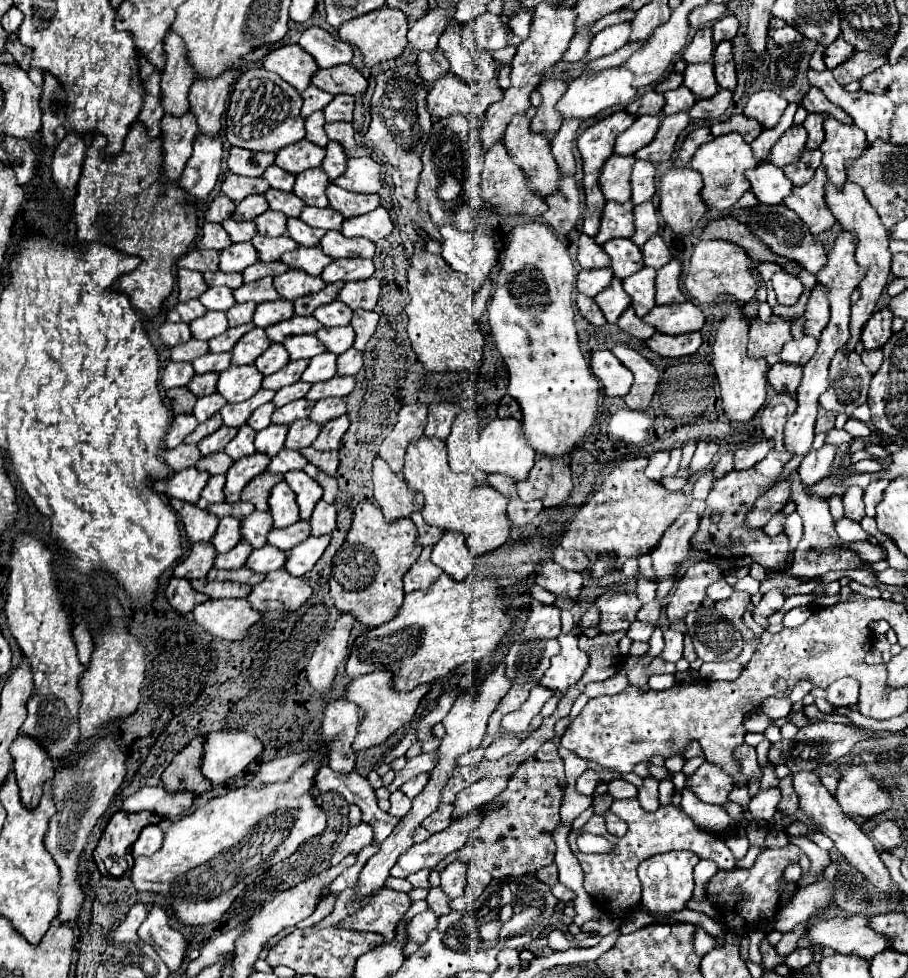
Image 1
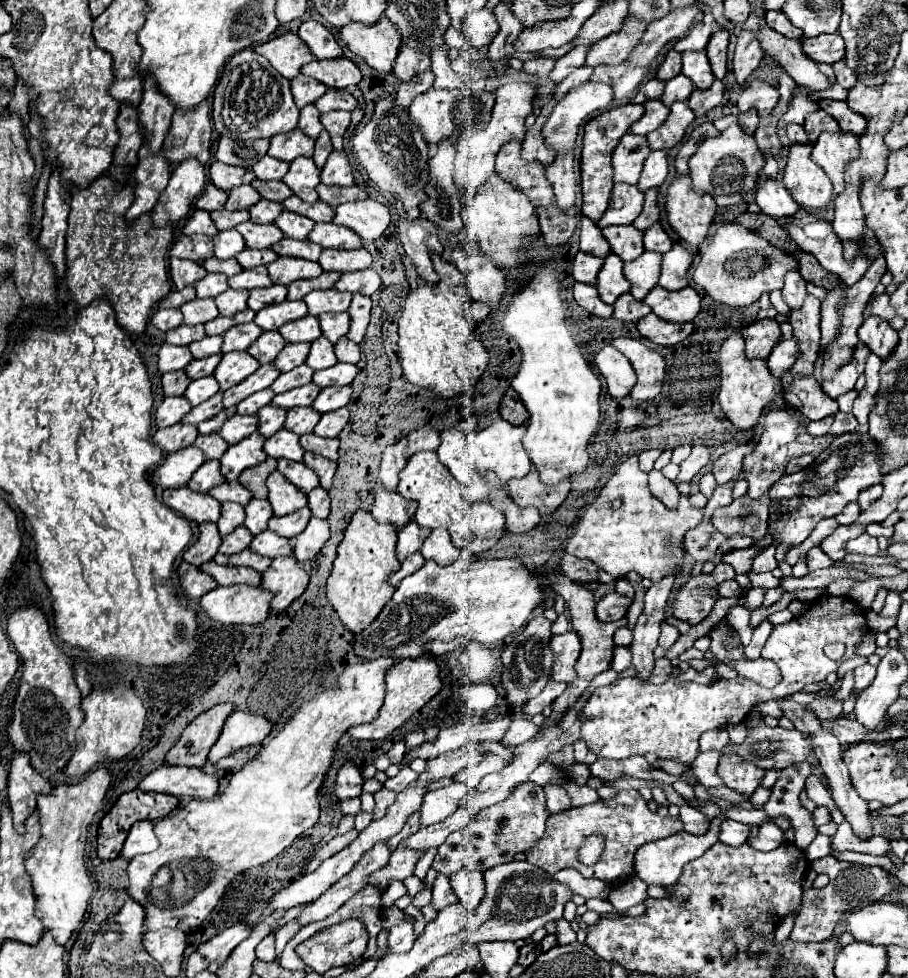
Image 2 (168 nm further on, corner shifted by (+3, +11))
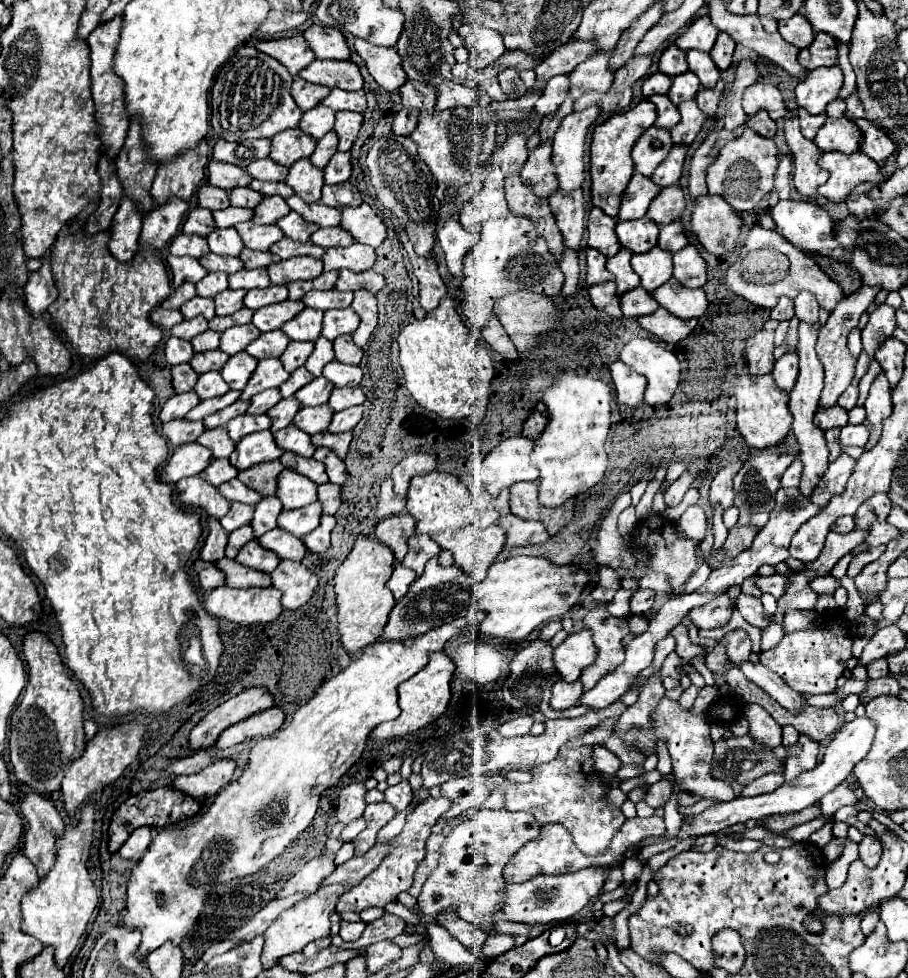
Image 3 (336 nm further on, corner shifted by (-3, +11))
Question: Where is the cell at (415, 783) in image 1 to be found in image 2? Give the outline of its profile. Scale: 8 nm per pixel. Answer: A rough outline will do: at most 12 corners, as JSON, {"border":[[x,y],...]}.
{"border":[[406,766],[384,786],[402,792],[410,782],[418,780],[418,774]]}

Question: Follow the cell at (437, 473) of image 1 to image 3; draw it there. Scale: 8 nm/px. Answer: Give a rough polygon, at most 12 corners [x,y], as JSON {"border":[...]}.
{"border":[[456,476],[412,478],[416,534],[452,552],[474,582],[504,548],[498,524],[468,524]]}

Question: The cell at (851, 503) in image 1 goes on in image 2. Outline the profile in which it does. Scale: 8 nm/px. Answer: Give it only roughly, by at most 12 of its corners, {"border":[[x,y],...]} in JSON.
{"border":[[850,502],[836,514],[838,524],[854,524],[860,514],[858,502]]}

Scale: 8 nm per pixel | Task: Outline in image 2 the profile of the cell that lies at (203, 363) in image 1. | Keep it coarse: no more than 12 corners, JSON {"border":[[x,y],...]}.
{"border":[[204,336],[190,344],[194,358],[220,354],[222,336]]}

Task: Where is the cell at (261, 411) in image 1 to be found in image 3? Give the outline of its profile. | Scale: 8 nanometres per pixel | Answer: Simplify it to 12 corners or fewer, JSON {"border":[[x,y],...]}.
{"border":[[264,390],[250,400],[248,414],[266,414],[282,400],[280,392]]}

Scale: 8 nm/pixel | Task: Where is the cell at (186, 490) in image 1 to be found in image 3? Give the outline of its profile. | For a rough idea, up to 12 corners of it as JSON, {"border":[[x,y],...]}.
{"border":[[198,442],[174,448],[162,480],[198,476],[212,452]]}

